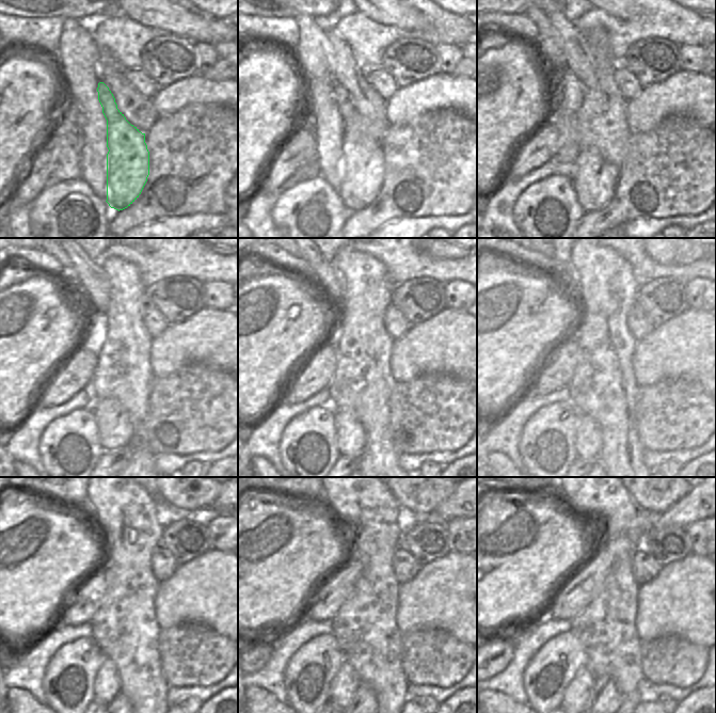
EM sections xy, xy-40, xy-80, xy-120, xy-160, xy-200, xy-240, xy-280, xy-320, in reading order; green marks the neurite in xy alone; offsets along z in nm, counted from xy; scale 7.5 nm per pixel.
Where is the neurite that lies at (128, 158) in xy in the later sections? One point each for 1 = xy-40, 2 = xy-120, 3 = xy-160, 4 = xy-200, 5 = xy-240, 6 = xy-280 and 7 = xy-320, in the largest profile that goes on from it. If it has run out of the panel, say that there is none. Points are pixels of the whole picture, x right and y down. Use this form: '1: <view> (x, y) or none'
1: xy-40 (363, 162)
2: xy-120 (115, 429)
3: xy-160 (351, 437)
4: xy-200 (588, 442)
5: xy-240 (107, 683)
6: xy-280 (344, 685)
7: xy-320 (577, 693)

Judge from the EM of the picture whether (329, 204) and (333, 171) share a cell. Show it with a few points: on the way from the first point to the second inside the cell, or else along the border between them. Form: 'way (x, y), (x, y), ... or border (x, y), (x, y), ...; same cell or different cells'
border (320, 175), (336, 191); different cells

